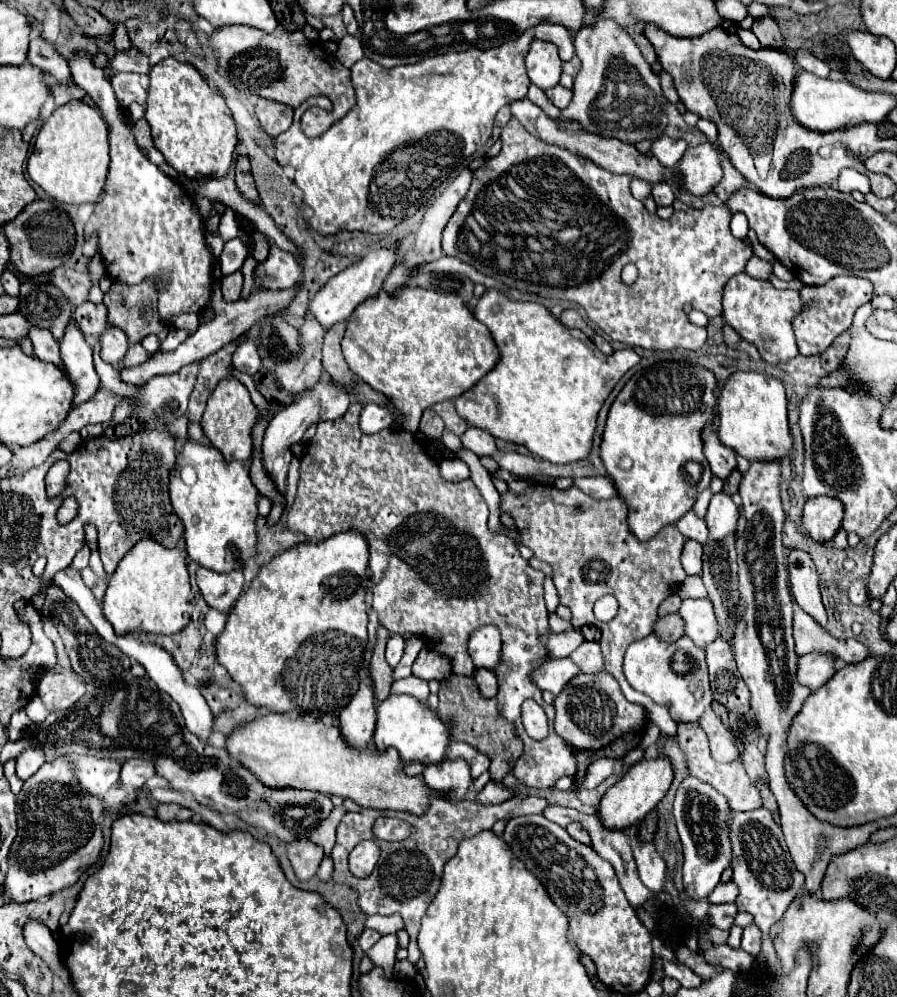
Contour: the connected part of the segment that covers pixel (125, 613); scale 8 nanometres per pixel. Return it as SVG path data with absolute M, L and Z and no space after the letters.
M154 541L136 543L136 547L132 547L132 551L118 563L118 569L110 577L102 601L104 619L118 635L142 631L174 635L190 623L192 611L194 595L190 591L190 579L186 571L186 551L178 547L166 549Z

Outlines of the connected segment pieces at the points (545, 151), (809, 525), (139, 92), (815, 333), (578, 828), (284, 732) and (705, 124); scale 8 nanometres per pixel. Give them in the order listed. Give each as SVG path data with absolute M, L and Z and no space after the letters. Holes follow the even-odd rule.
M518 119L508 121L500 141L500 155L474 171L466 197L450 217L442 235L444 253L502 281L506 287L582 305L588 319L614 341L654 351L702 349L706 329L690 323L684 305L688 303L706 315L720 315L724 285L730 277L742 273L746 261L752 257L752 249L730 233L732 213L728 207L694 209L682 201L674 201L674 215L666 221L658 215L650 215L644 203L632 197L630 181L634 177L608 173L588 159L552 147L530 135ZM628 263L638 267L638 279L630 287L620 279L620 271Z
M832 497L808 499L804 505L802 527L816 543L830 541L842 523L842 513L844 507L838 499Z
M118 73L112 77L112 87L116 93L116 99L122 107L128 107L130 103L146 101L146 91L140 87L140 79L136 73Z
M840 275L840 277L834 277L832 281L828 281L826 285L804 287L800 295L804 301L804 311L802 311L802 315L798 315L794 319L798 351L800 351L800 355L816 355L816 353L826 351L840 333L850 329L856 309L860 305L872 301L872 297L876 293L872 291L872 283L868 283L868 279Z
M570 823L570 825L566 827L566 831L570 833L570 837L572 837L572 839L576 839L576 841L580 841L580 843L584 843L584 845L590 845L588 831L586 831L580 823Z
M266 713L260 715L240 727L226 739L228 753L238 761L244 763L266 787L294 787L294 789L310 789L320 791L326 795L338 795L348 797L364 807L378 807L378 809L394 809L394 811L408 811L414 815L420 815L428 807L430 789L424 785L418 777L408 777L400 769L400 759L396 751L378 753L376 749L366 751L354 751L348 749L344 743L340 729L336 725L327 723L327 719L314 719L310 715L286 715L286 713Z
M700 119L698 121L698 125L696 125L706 137L708 137L708 141L716 141L718 139L718 129L716 129L716 125L712 123L712 121L708 121L708 119Z

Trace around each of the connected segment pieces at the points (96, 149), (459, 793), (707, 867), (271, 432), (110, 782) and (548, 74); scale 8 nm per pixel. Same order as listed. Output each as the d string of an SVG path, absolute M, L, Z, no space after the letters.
M70 101L58 107L38 131L26 171L52 201L82 205L98 201L104 189L108 167L108 127L102 115L90 105Z
M456 759L456 761L440 761L436 765L428 765L424 769L424 781L438 795L452 801L464 801L472 777L468 763Z
M684 777L674 799L674 817L684 847L684 891L690 899L706 899L720 881L722 871L730 865L730 839L726 819L730 815L726 799L710 785L696 777Z
M320 381L314 389L306 391L304 395L298 395L294 403L290 403L288 407L280 409L274 415L274 419L270 421L270 425L266 429L264 443L262 443L262 465L264 465L266 473L268 473L268 477L276 483L276 489L278 489L280 495L284 495L284 491L286 491L288 465L290 465L290 459L292 459L290 447L302 439L304 431L312 423L320 423L320 421L326 421L326 419L336 419L336 417L344 415L348 405L350 405L350 399L348 399L348 393L344 389L340 389L340 387L332 385L332 383Z
M82 755L72 761L72 773L80 783L80 789L88 791L92 797L102 797L110 787L118 783L120 761Z
M534 39L526 55L526 71L530 81L540 89L558 85L562 75L562 59L558 57L558 47L554 43Z

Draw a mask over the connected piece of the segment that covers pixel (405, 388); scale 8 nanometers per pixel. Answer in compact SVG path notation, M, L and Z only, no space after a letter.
M402 287L396 295L382 291L376 297L360 303L360 307L356 307L354 315L348 319L348 325L352 325L352 329L346 327L342 351L350 371L374 391L384 393L394 401L396 409L406 415L402 429L410 433L418 431L418 421L424 409L446 399L456 399L478 383L498 361L498 349L488 327L478 323L464 301L456 295L440 295L420 287Z

